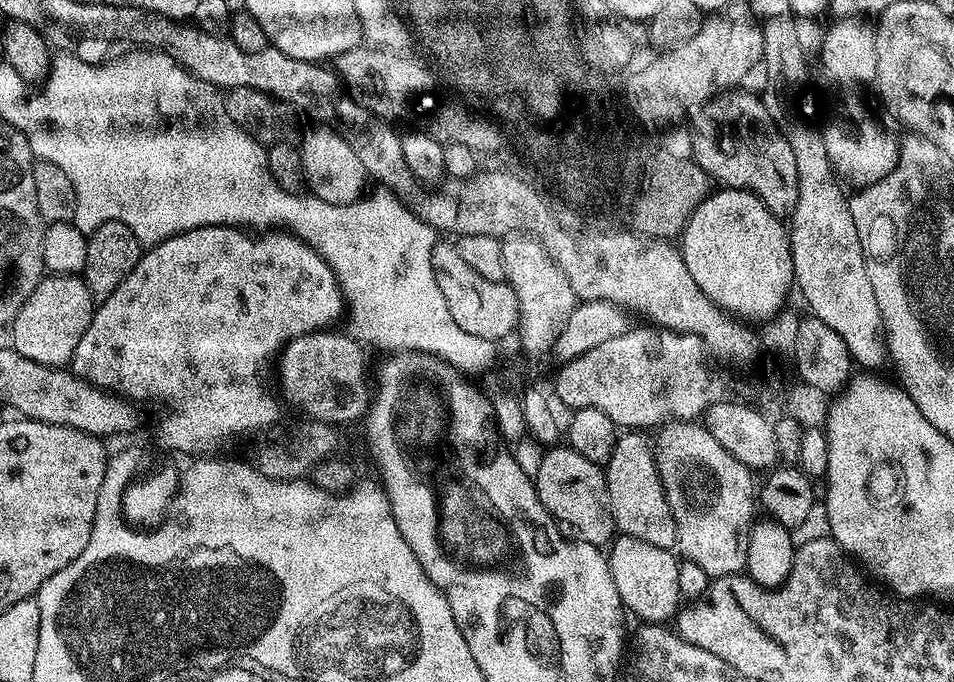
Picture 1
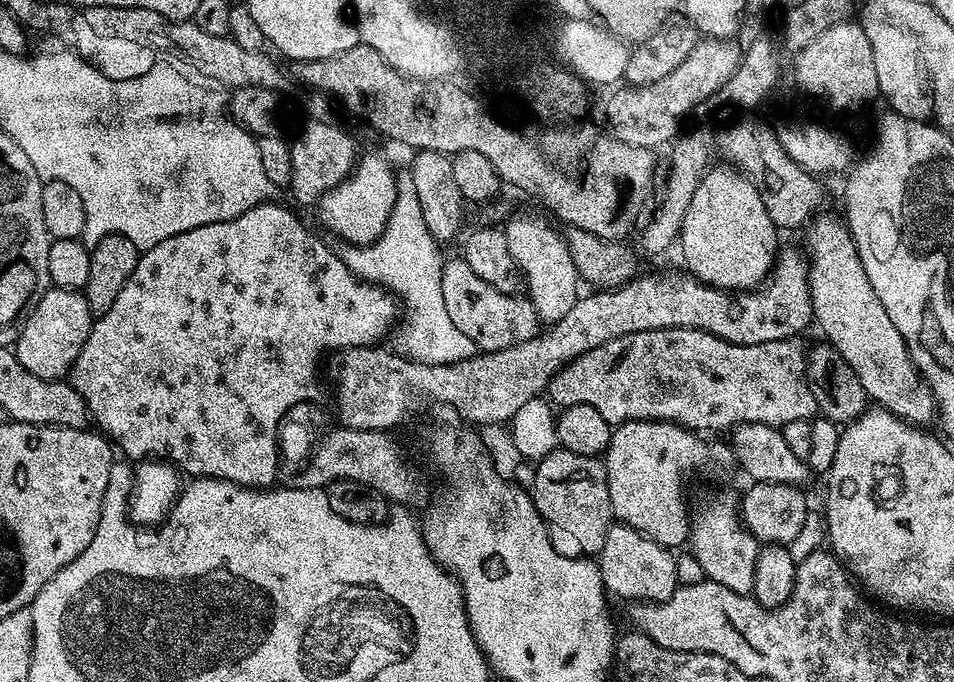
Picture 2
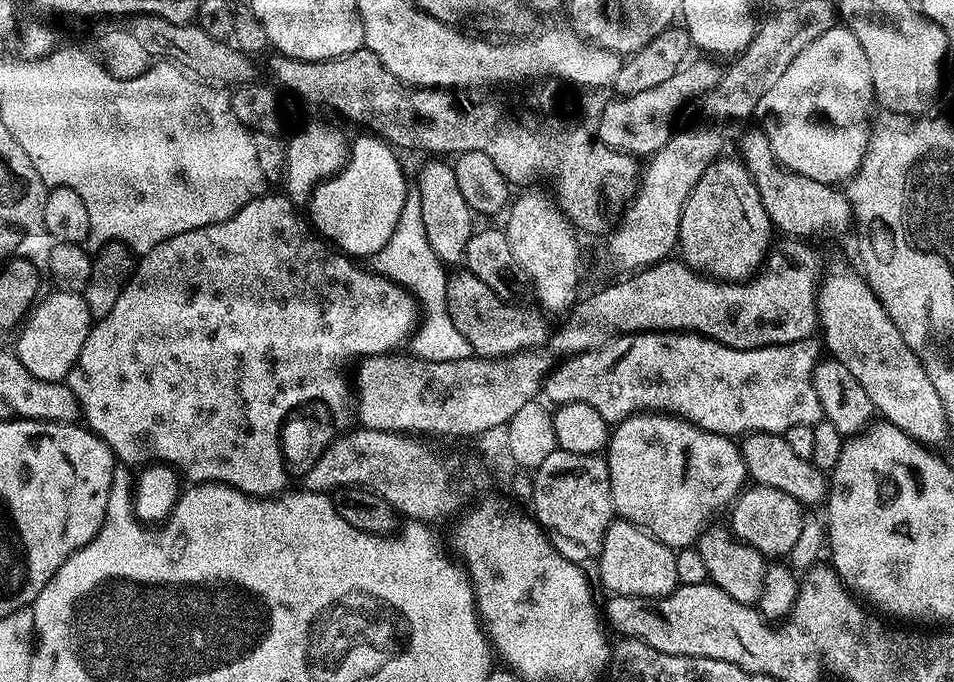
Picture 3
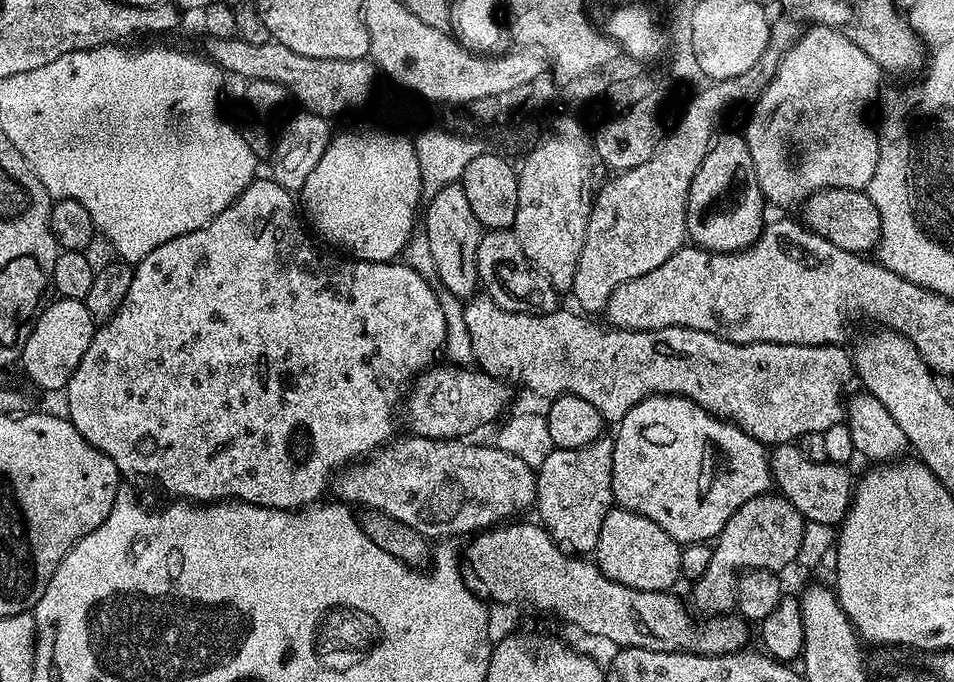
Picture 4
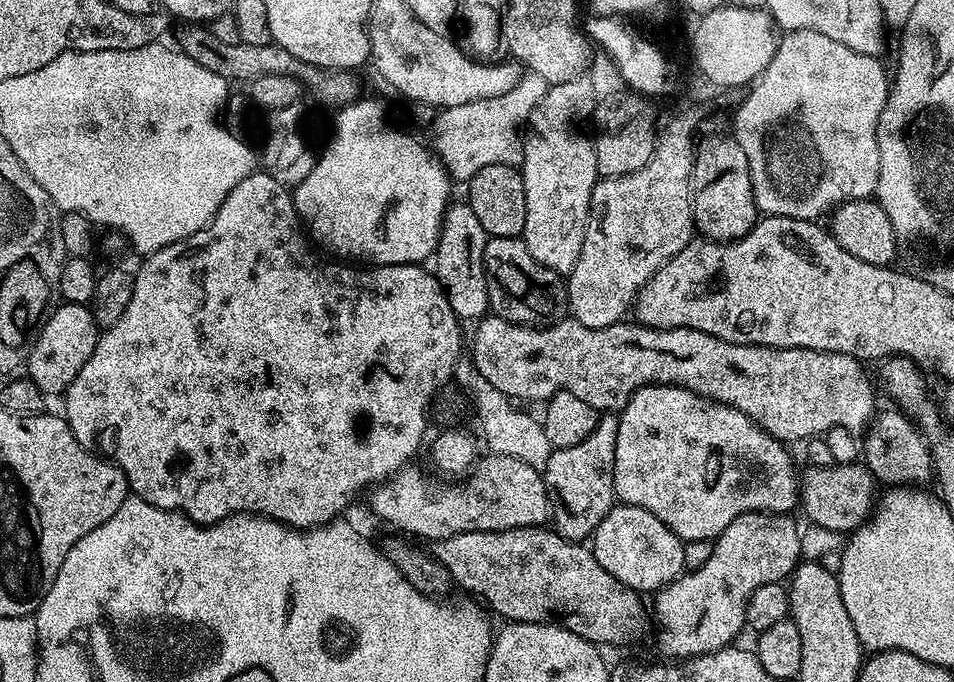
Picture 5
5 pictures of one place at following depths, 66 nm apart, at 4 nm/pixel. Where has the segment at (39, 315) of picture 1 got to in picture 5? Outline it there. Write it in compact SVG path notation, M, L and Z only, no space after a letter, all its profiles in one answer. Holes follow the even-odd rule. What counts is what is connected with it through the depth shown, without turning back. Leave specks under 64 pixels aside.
M61 303L53 307L52 315L46 323L40 327L36 341L32 344L32 350L28 353L26 361L27 379L42 390L45 397L59 397L67 392L68 387L78 378L78 370L86 366L86 358L94 354L94 346L98 339L96 320L92 316L92 309L86 304Z

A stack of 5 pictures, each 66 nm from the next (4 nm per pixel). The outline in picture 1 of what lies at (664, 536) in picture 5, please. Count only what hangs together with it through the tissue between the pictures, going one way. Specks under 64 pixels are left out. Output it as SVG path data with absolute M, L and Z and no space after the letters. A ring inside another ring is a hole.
M617 535L606 555L614 586L618 586L618 598L631 615L633 612L649 624L664 624L675 617L682 604L678 586L680 560L669 549L650 546L650 542L642 542L642 538Z

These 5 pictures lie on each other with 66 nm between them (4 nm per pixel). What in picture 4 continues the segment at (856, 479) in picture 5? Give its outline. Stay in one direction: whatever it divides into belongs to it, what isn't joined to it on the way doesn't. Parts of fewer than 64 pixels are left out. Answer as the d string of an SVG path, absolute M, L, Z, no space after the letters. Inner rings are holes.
M795 443L775 445L770 452L770 463L772 479L779 495L785 496L804 515L805 521L813 520L833 526L843 521L848 507L852 505L854 491L854 476L848 473L845 465L810 462L810 458L802 455Z

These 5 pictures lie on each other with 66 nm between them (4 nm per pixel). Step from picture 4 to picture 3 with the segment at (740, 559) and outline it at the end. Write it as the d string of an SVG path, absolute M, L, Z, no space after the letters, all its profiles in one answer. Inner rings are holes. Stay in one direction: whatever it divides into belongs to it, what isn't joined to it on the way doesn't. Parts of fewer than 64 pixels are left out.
M757 483L745 487L736 497L730 508L731 512L731 535L741 544L748 544L763 554L765 558L787 557L792 551L794 542L798 542L798 534L802 534L802 526L806 519L805 505L790 498L790 494L785 494L782 490L774 490L774 486Z

